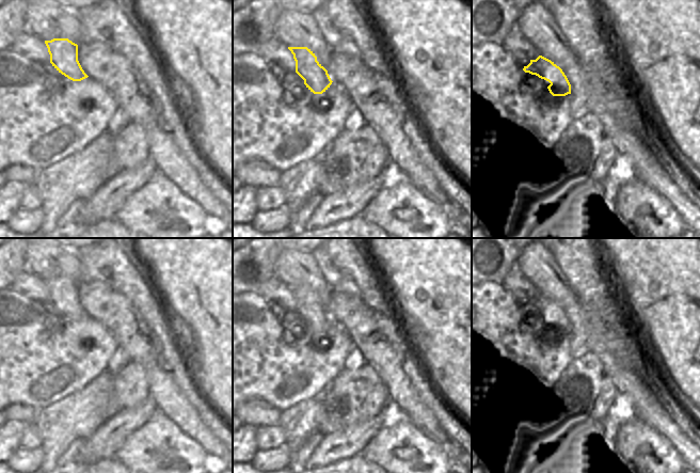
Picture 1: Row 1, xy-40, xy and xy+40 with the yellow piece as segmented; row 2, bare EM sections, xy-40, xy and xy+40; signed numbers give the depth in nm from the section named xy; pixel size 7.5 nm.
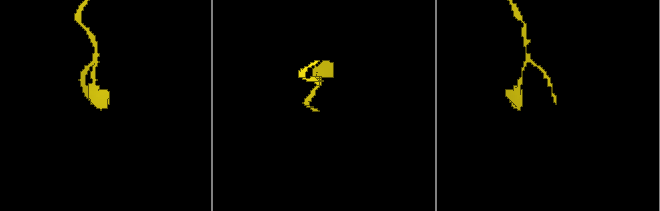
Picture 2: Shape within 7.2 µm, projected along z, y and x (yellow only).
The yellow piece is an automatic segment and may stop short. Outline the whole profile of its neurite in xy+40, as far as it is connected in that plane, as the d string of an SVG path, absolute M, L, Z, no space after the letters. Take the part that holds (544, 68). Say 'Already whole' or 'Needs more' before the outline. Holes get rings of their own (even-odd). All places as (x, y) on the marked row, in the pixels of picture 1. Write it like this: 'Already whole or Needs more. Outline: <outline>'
Needs more. Outline: M542 56L536 60L530 60L530 63L524 66L523 70L538 76L537 88L547 88L553 96L571 94L571 84L562 69Z

